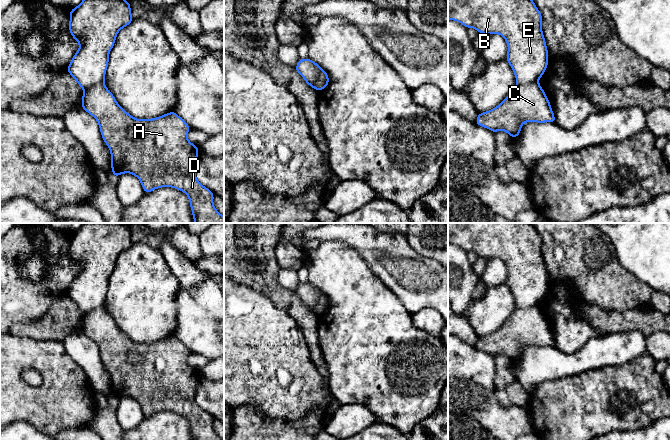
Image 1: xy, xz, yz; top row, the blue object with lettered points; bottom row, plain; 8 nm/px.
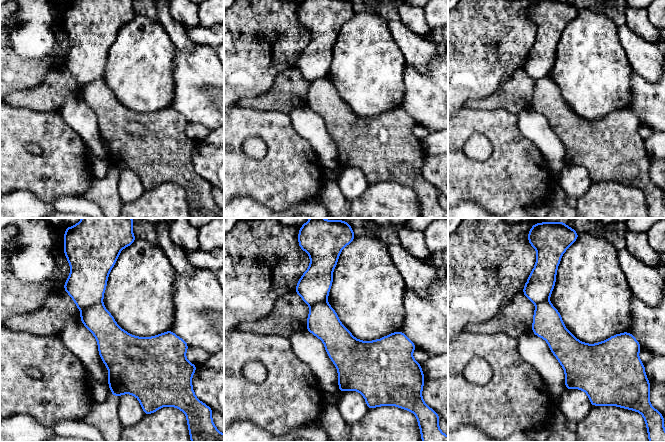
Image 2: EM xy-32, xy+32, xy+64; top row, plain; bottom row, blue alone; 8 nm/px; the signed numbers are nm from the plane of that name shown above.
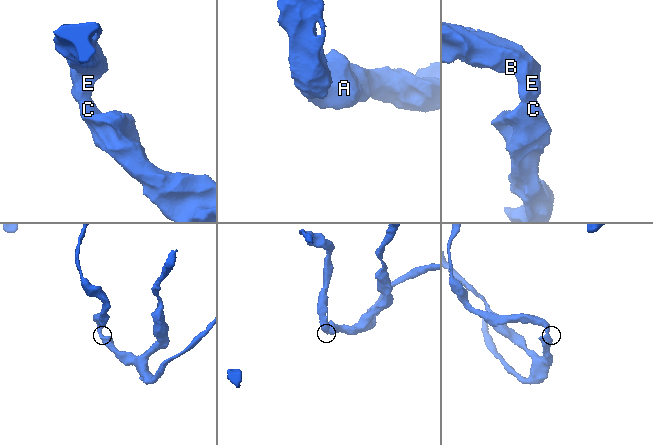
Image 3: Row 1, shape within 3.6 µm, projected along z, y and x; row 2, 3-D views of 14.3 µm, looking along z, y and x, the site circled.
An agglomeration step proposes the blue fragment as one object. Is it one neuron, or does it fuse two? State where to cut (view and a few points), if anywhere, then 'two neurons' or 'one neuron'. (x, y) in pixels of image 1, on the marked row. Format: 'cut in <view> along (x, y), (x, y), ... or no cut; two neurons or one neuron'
cut in yz along (537, 81), (517, 85); two neurons

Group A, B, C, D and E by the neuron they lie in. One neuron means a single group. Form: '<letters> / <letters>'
A C D / B E

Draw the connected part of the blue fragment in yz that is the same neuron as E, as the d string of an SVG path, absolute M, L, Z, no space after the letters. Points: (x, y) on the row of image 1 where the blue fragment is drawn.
M448 0L448 19L463 24L467 29L475 28L478 33L503 36L508 46L506 60L515 74L517 85L538 82L545 73L549 58L542 32L542 15L532 0Z

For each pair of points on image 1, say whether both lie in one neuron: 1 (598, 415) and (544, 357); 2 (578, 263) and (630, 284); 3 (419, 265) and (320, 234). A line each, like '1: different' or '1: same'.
1: different
2: same
3: same

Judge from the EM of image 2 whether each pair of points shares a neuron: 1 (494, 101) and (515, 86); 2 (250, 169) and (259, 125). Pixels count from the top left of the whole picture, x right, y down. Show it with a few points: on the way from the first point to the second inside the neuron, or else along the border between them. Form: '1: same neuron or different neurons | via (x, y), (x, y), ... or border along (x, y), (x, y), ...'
1: same neuron | via (499, 99), (510, 91)
2: same neuron | via (237, 156), (237, 140), (246, 131)

